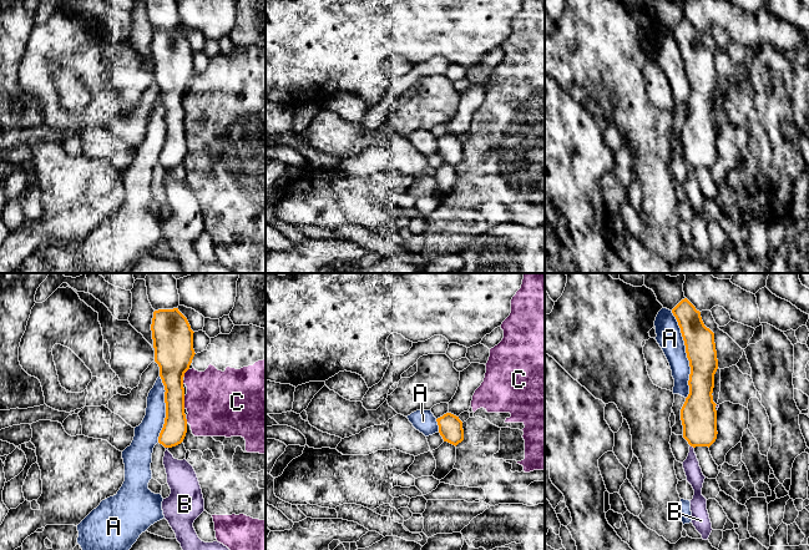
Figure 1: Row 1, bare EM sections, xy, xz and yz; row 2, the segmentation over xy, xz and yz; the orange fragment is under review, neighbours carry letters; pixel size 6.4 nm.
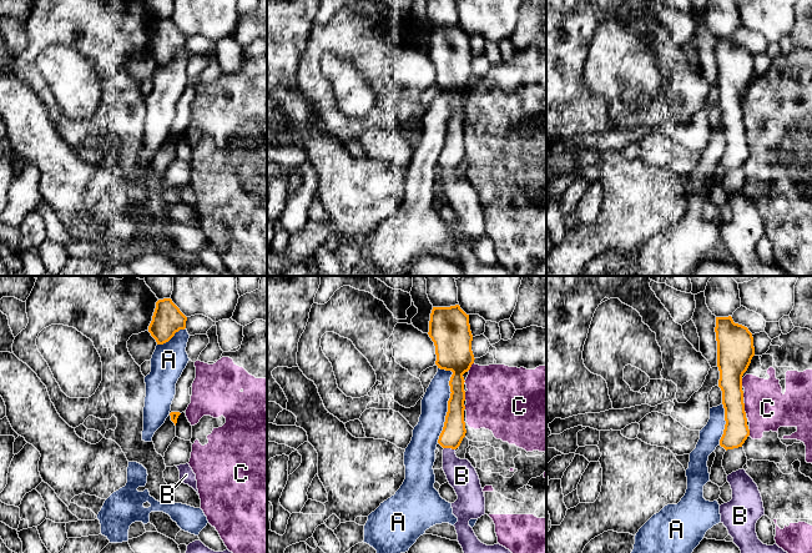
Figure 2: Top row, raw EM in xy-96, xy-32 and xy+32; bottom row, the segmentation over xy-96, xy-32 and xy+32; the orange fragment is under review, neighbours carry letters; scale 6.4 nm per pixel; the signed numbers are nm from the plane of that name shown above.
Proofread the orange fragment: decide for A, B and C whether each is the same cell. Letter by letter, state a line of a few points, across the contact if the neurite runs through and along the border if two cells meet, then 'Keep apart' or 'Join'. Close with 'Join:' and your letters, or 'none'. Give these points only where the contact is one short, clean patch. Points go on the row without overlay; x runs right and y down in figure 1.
A: Keep apart
B: Line: yz (698, 135), (698, 154), (692, 166), (692, 191), (694, 197). Join
C: Line: xy (183, 116), (185, 129). Keep apart
Join: B

